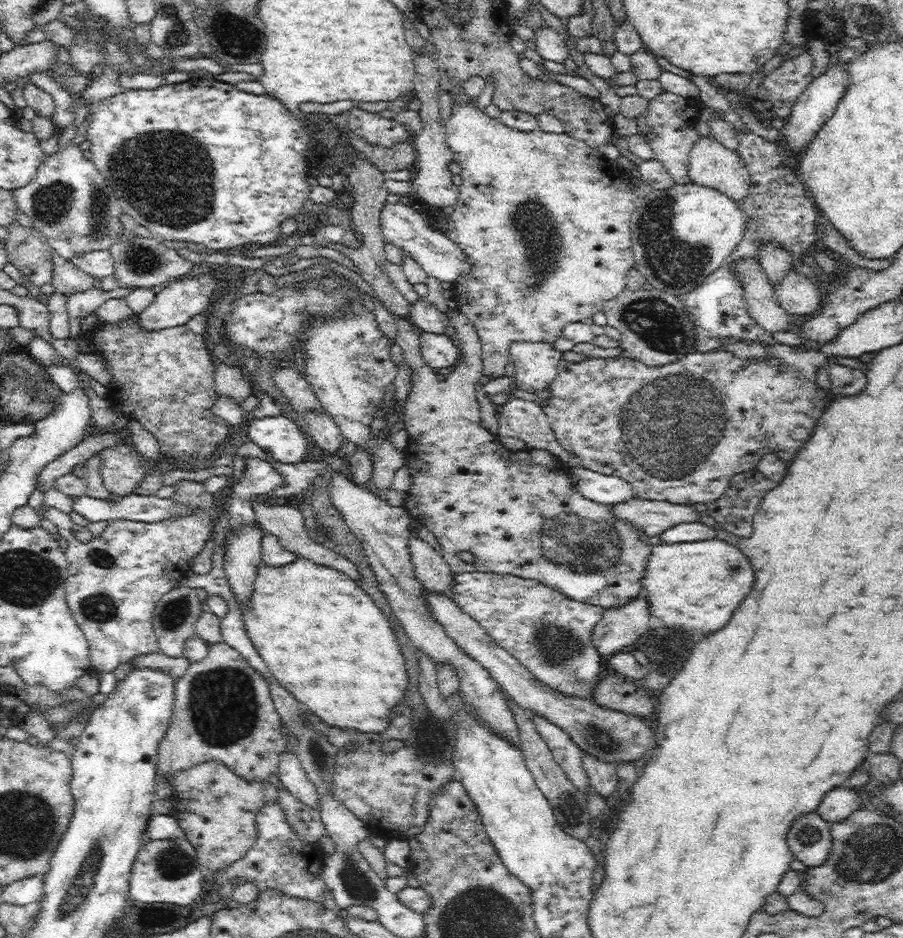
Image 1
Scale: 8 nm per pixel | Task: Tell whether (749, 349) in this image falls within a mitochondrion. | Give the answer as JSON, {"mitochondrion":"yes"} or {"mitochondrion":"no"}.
{"mitochondrion":"no"}

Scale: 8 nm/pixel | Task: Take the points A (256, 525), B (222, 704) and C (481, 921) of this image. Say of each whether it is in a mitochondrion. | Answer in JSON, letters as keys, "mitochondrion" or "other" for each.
{"A":"other","B":"mitochondrion","C":"mitochondrion"}

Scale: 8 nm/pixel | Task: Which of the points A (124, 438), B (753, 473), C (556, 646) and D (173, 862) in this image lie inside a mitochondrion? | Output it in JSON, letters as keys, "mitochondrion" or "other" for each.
{"A":"other","B":"other","C":"mitochondrion","D":"mitochondrion"}

